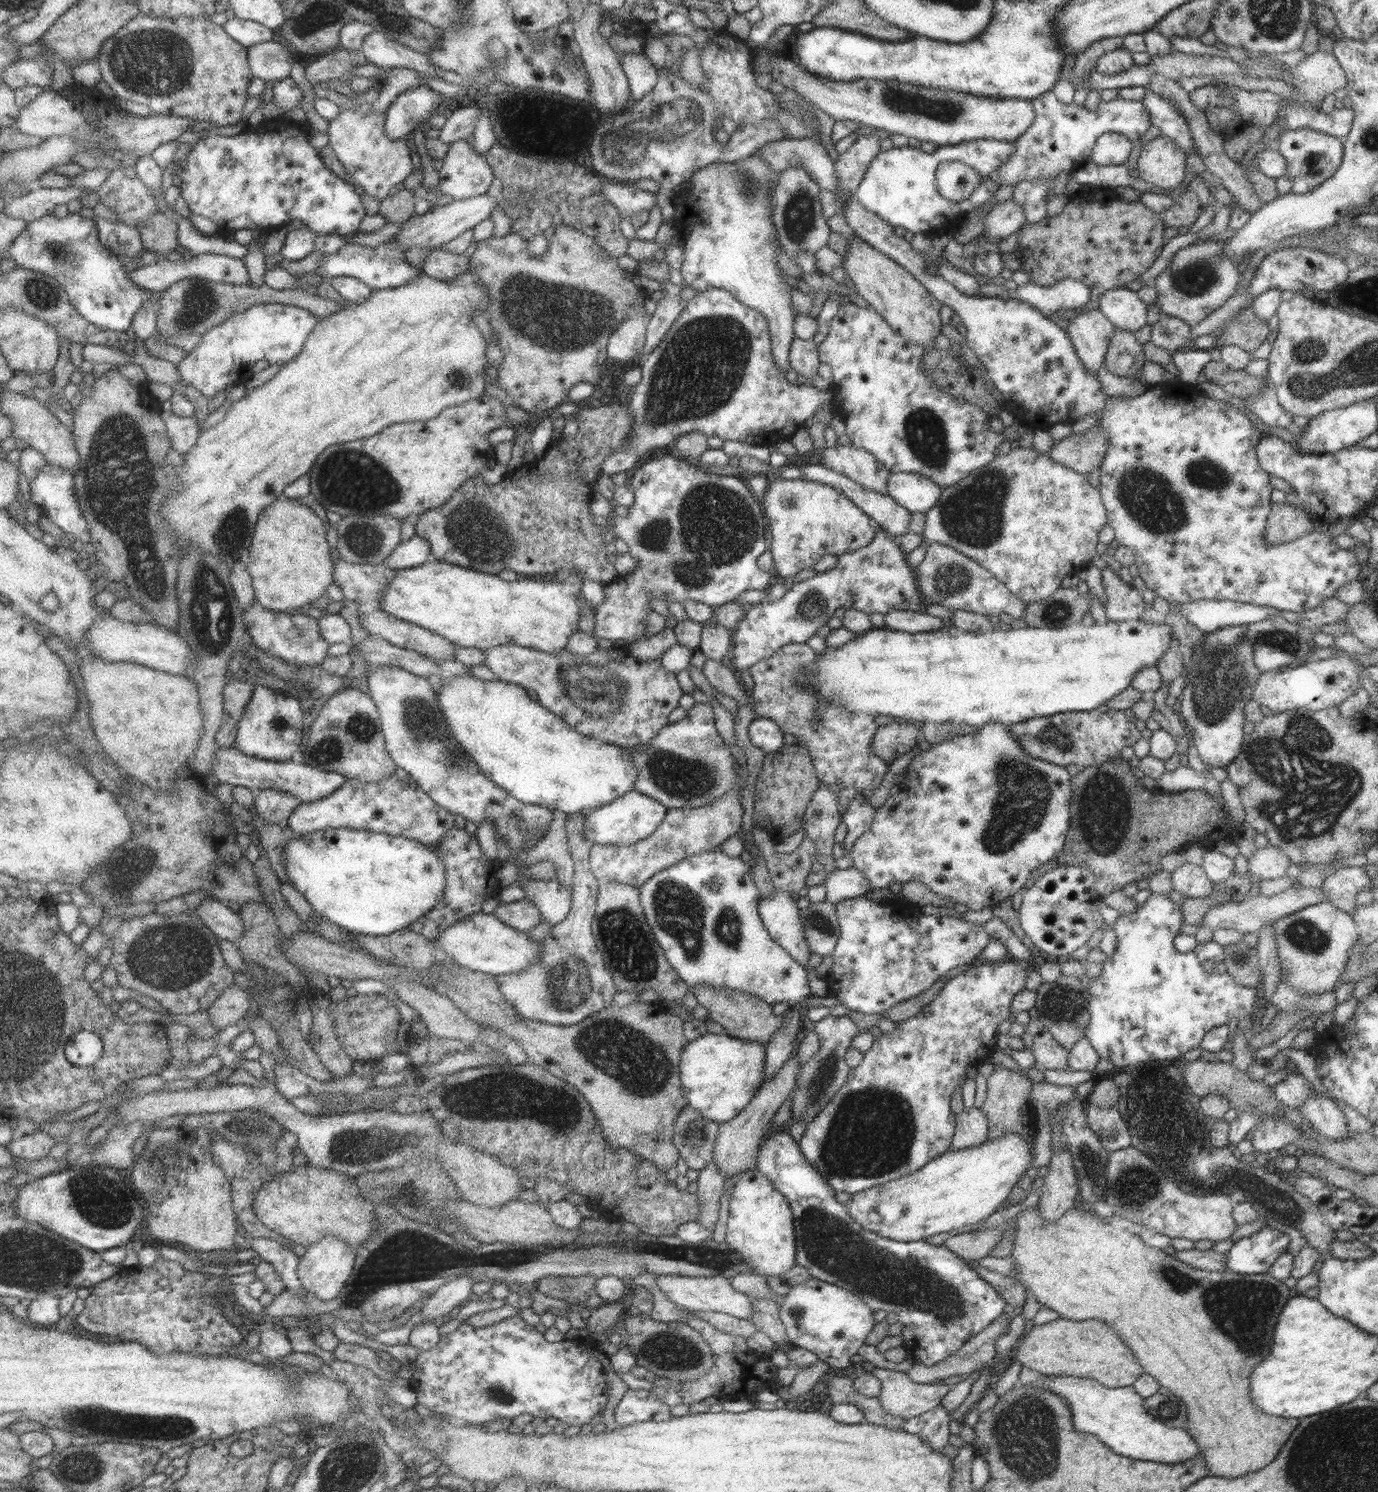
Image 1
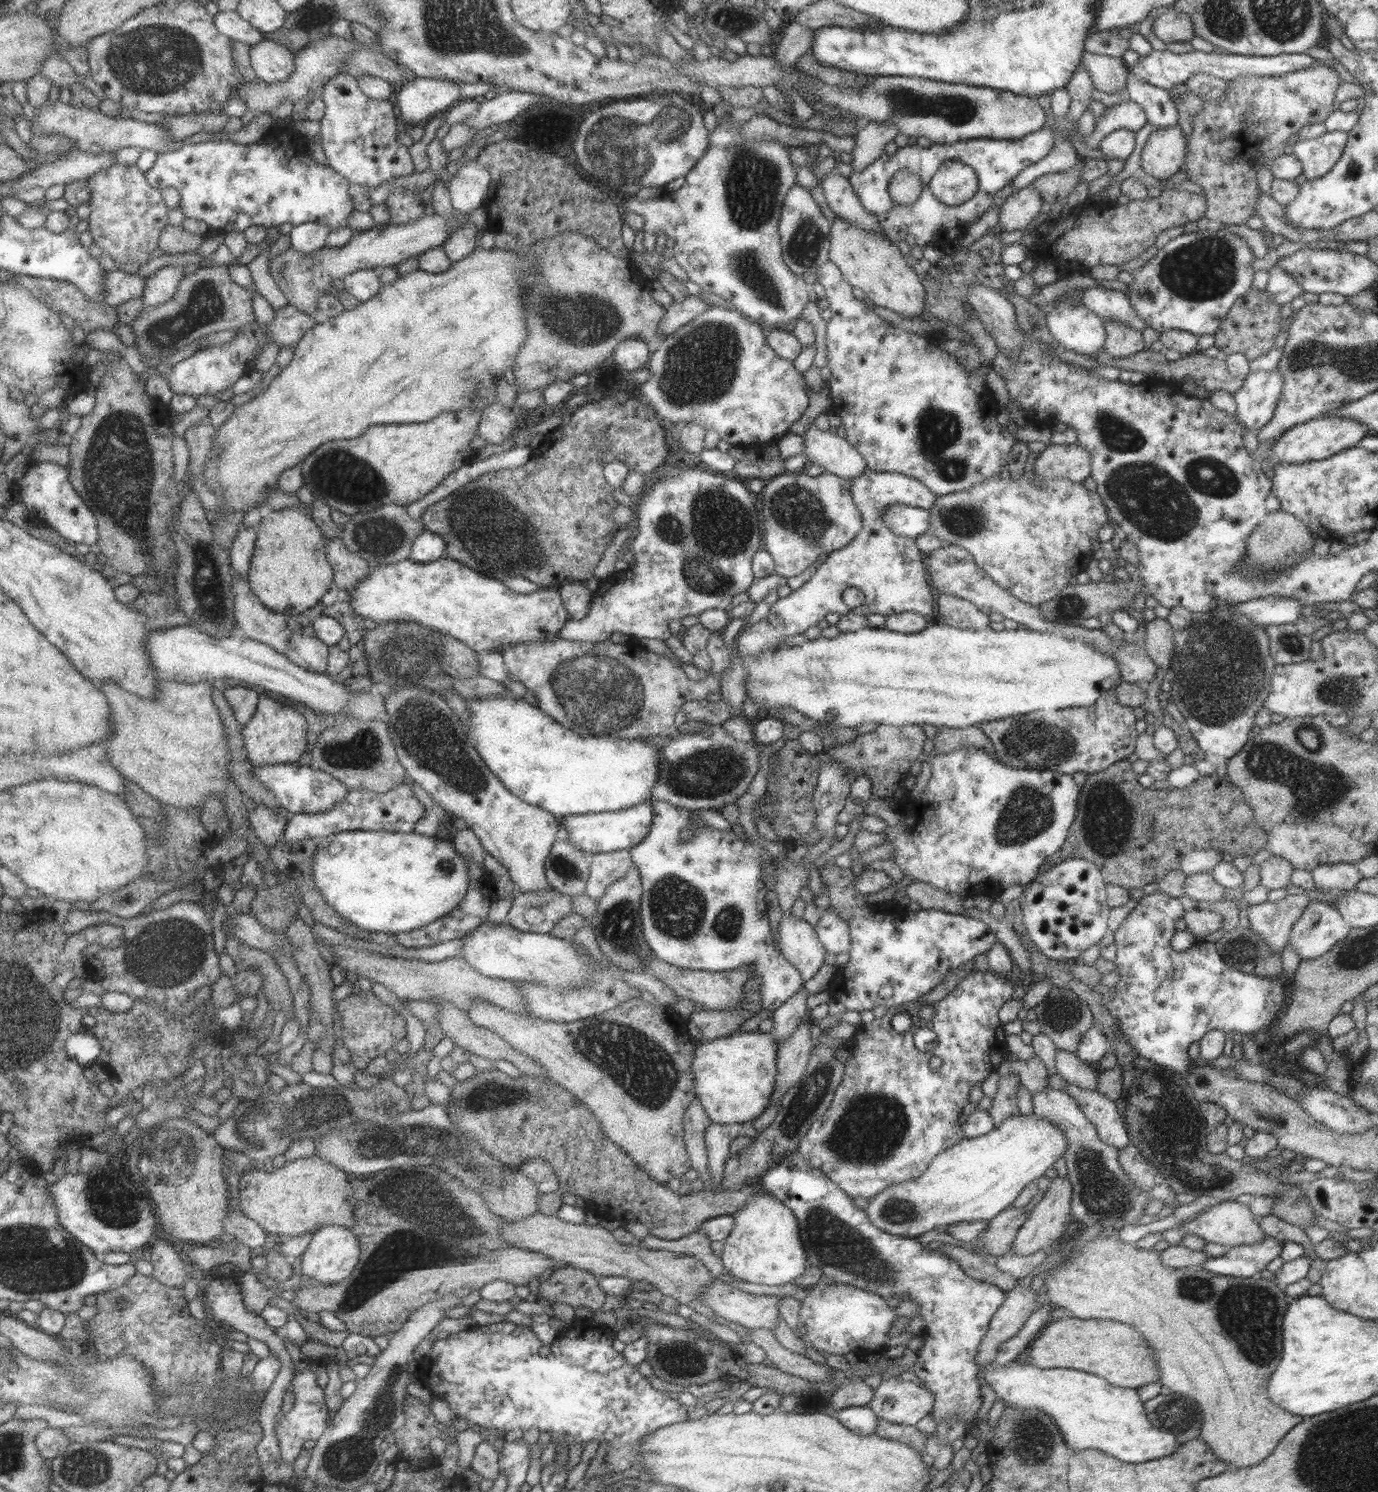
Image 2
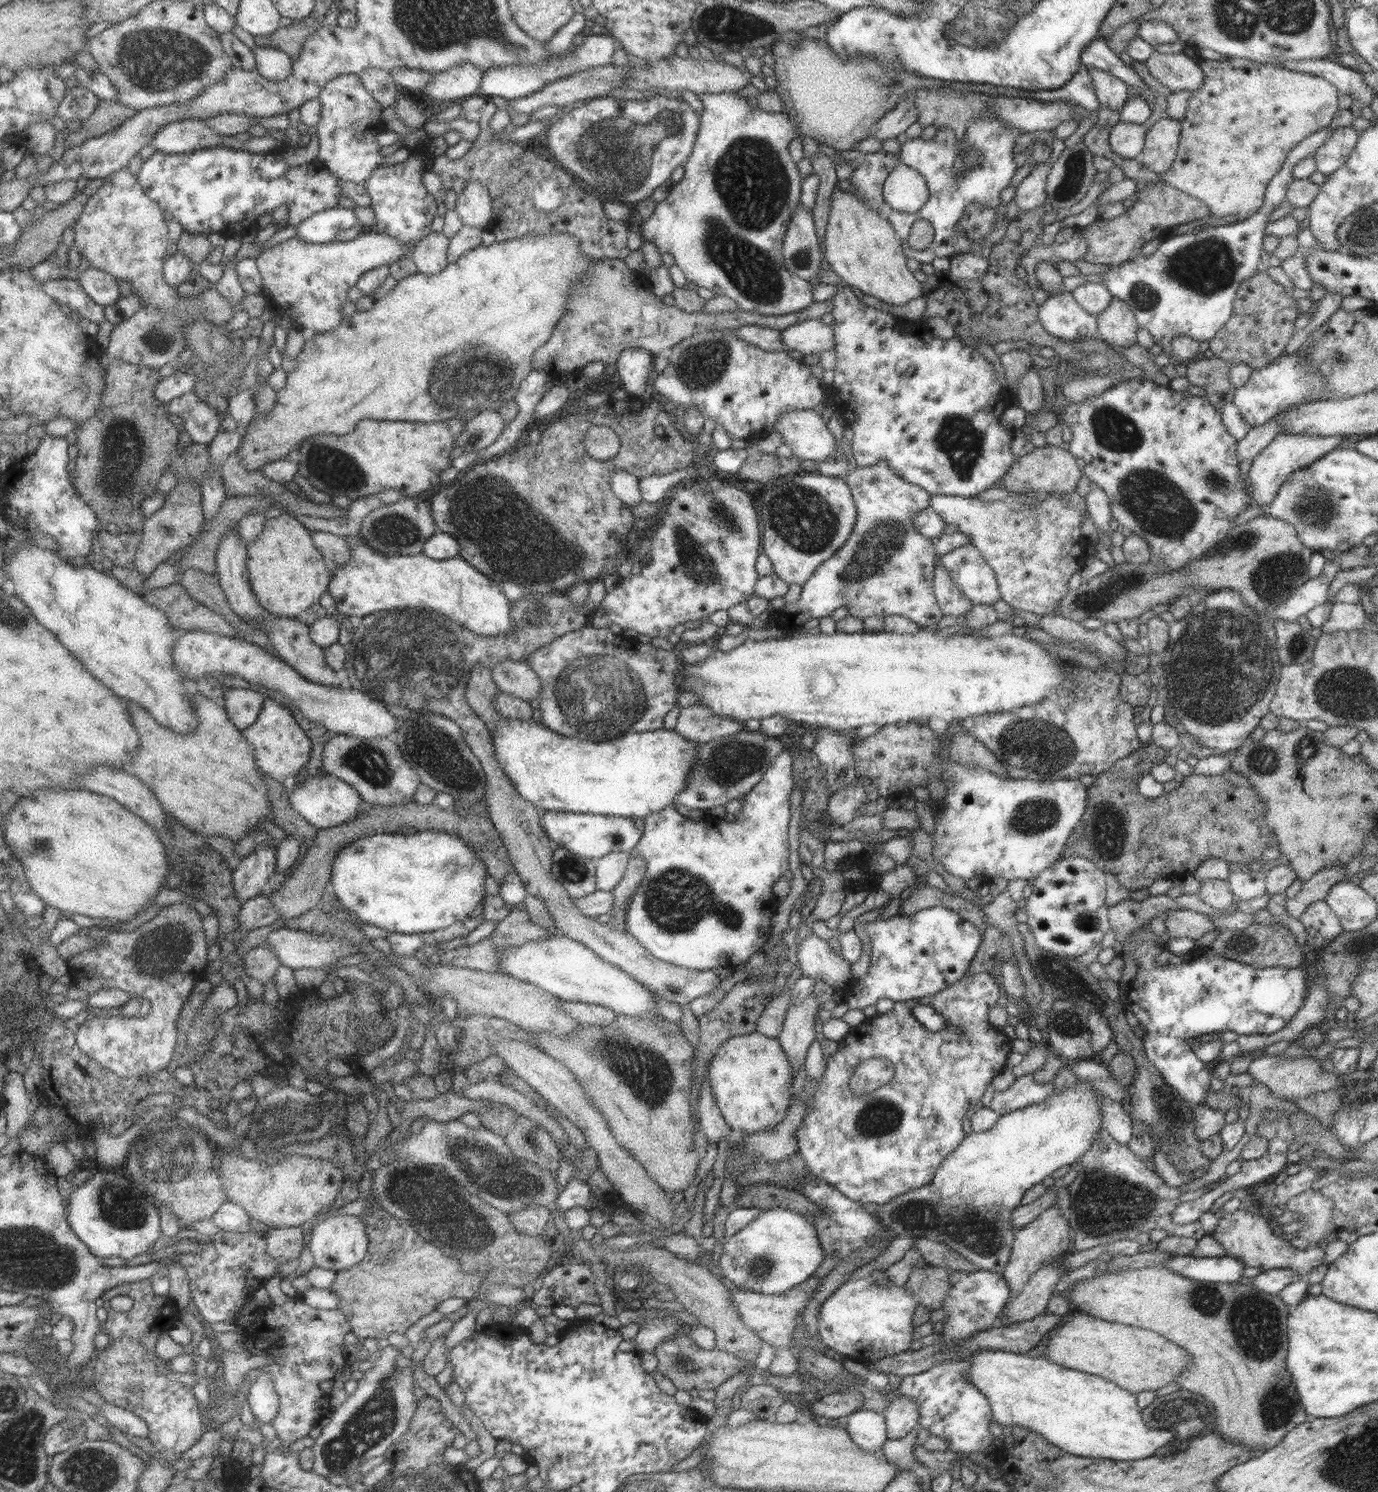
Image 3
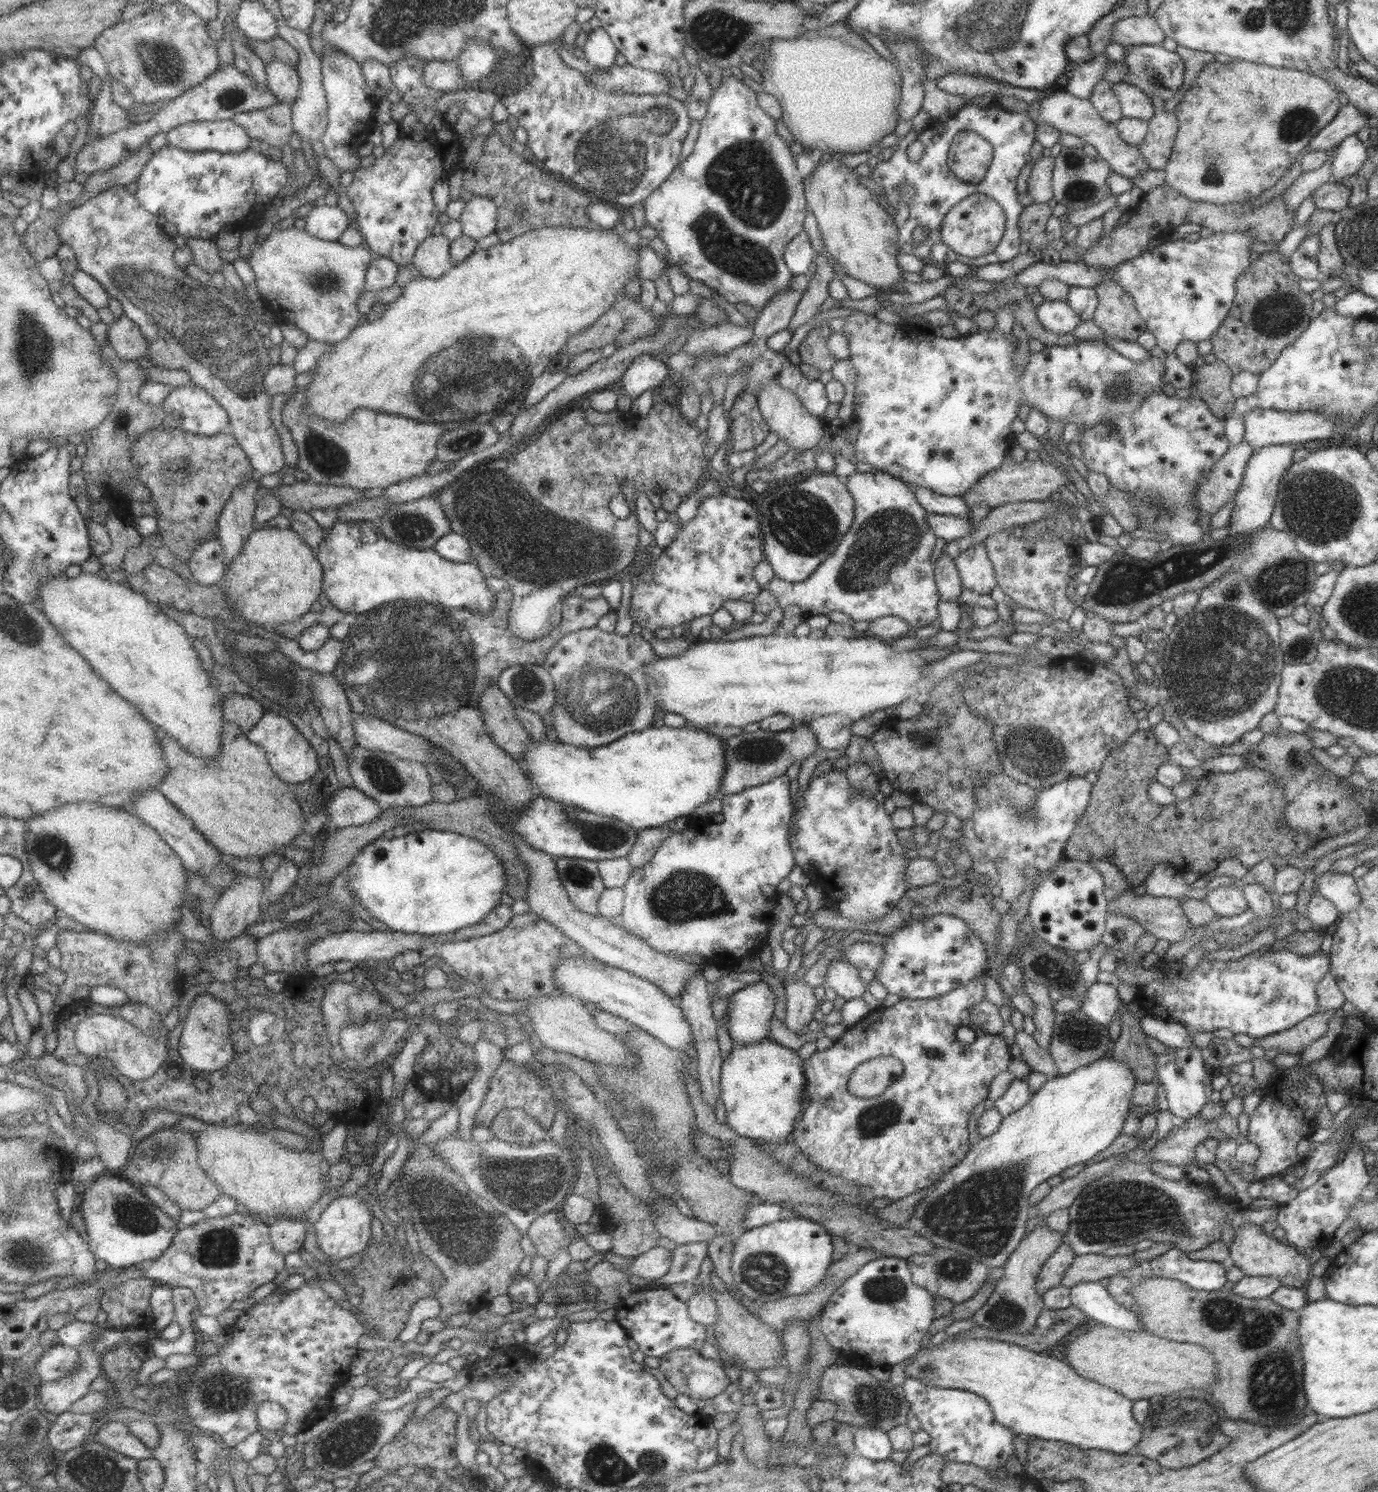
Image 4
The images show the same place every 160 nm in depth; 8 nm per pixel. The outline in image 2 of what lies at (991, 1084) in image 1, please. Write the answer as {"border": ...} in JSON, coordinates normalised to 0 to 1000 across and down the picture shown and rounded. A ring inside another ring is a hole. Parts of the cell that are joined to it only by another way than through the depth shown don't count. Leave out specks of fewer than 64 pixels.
{"border":[[[735,719],[732,721],[726,721],[724,726],[724,730],[720,736],[720,742],[716,744],[722,755],[732,747],[739,747],[737,733],[739,725],[739,721]]]}

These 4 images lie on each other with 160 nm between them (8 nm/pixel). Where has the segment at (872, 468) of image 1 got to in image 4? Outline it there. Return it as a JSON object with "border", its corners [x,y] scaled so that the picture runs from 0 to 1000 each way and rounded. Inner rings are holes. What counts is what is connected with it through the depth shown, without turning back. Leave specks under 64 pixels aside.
{"border":[[[562,255],[557,256],[551,261],[551,267],[549,267],[549,273],[557,288],[562,290],[565,294],[568,294],[574,302],[586,302],[590,300],[596,292],[598,292],[598,283],[596,280],[589,279],[584,275],[583,271],[578,268],[575,263],[567,260]]]}

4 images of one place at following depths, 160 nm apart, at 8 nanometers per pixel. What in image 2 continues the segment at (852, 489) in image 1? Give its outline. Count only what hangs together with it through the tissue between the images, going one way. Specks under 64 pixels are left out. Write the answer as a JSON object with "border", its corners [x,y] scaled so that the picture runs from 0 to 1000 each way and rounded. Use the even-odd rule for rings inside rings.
{"border":[[[644,338],[639,342],[639,349],[649,361],[661,363],[674,355],[674,341],[657,338]]]}

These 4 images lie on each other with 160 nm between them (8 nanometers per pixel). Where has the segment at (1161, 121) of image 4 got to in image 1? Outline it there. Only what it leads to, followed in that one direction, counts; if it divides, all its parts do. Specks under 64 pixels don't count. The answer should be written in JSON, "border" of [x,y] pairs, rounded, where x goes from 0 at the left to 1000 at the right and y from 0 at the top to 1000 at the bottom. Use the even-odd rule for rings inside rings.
{"border":[[[840,90],[827,99],[824,107],[827,123],[833,127],[850,128],[862,119],[860,101],[852,94]]]}

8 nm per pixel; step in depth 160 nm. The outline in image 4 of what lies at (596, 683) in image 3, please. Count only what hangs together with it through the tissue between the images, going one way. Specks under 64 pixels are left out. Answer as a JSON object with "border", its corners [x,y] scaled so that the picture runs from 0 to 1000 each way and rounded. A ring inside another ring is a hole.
{"border":[[[432,420],[414,424],[406,428],[393,445],[402,458],[403,469],[400,479],[404,496],[417,501],[432,501],[439,500],[456,491],[472,487],[478,477],[475,470],[470,464],[470,453],[466,448],[475,442],[478,442],[478,440],[462,423],[448,426],[445,423],[436,423]]]}

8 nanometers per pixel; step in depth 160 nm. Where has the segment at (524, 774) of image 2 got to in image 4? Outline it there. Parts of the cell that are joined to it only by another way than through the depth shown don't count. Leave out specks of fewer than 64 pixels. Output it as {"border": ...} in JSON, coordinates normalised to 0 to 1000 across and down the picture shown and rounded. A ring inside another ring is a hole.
{"border":[[[499,485],[489,488],[470,487],[456,491],[439,500],[417,501],[412,499],[403,498],[397,495],[386,497],[382,501],[380,509],[377,511],[387,527],[387,531],[411,540],[441,547],[464,557],[478,554],[491,548],[499,548],[507,539],[512,539],[520,534],[526,517],[525,495],[517,493],[510,489]]]}

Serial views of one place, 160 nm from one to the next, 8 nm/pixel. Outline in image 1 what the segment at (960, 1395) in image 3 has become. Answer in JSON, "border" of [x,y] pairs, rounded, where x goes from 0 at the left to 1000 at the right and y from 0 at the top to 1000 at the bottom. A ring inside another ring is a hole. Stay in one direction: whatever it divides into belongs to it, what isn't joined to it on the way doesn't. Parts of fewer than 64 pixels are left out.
{"border":[[[567,755],[556,757],[549,773],[548,783],[557,791],[564,799],[571,804],[575,816],[577,825],[577,846],[583,849],[590,857],[605,861],[620,867],[633,879],[650,879],[655,888],[655,903],[663,909],[663,912],[676,916],[687,910],[709,895],[717,887],[731,877],[730,873],[697,842],[688,836],[678,835],[671,831],[650,832],[632,826],[621,820],[614,808],[607,806],[606,798],[598,788],[581,773],[580,769]]]}

